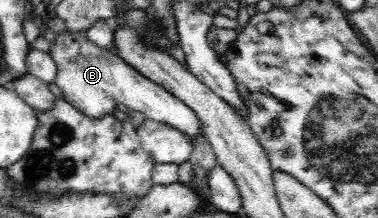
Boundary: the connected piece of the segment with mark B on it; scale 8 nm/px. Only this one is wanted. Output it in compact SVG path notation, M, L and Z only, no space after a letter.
M65 29L54 33L48 53L56 64L56 77L53 82L61 89L62 97L87 117L104 117L114 112L119 103L123 103L130 110L144 113L145 119L169 123L172 127L181 129L182 133L192 140L196 135L202 135L202 125L198 122L194 110L151 79L132 69L115 49L110 51L98 47L89 39L87 29Z

